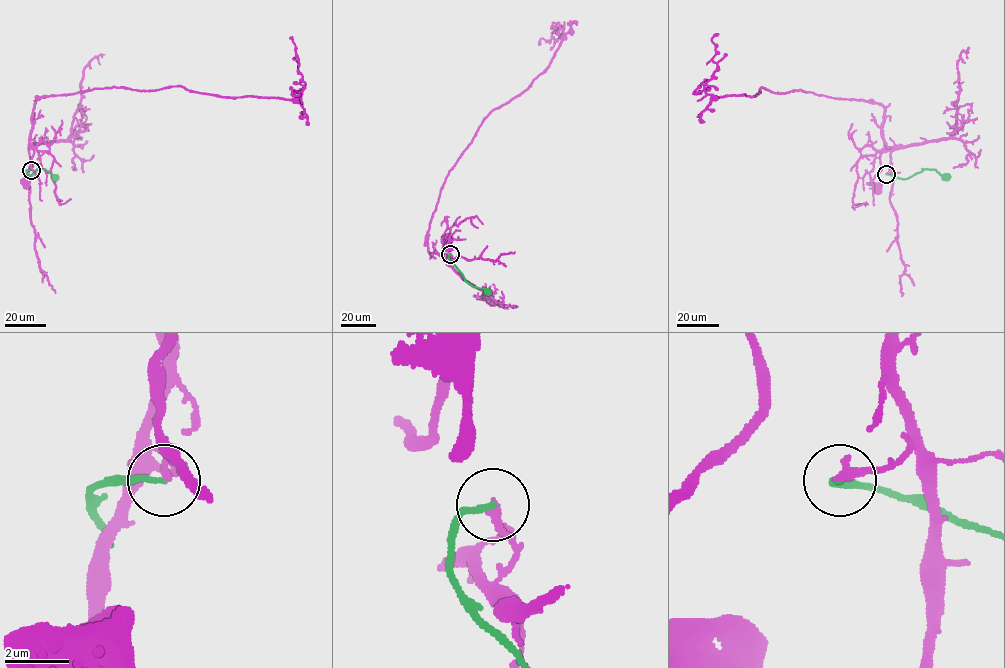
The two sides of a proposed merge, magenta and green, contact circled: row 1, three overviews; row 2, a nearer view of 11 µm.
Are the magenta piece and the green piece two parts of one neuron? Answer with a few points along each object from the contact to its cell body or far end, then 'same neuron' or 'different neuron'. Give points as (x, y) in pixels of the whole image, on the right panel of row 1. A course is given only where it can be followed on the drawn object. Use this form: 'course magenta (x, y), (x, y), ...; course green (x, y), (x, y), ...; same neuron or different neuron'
course magenta (886, 174), (891, 172), (888, 150), (881, 154), (881, 169), (871, 184), (876, 187); course green (887, 174), (902, 179), (924, 169), (935, 169), (946, 177); different neuron

